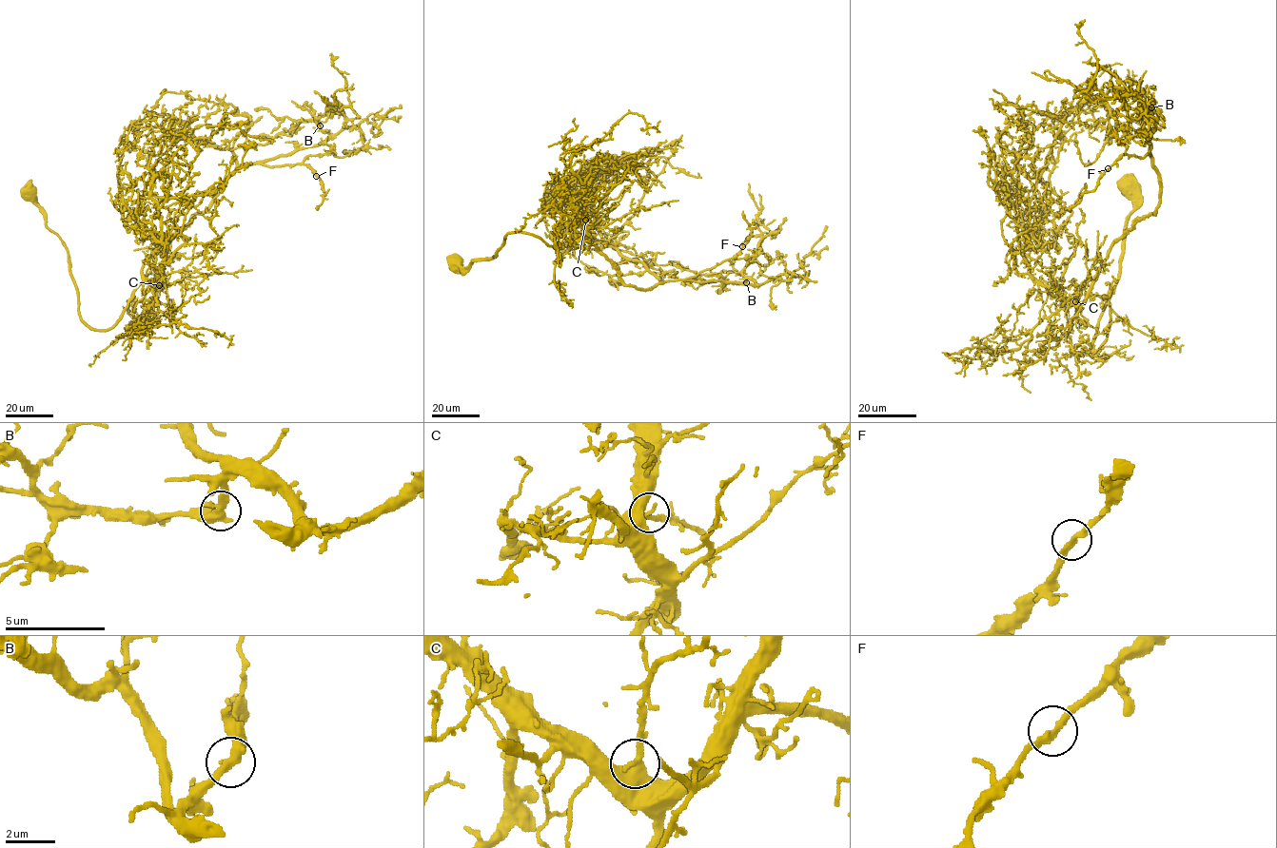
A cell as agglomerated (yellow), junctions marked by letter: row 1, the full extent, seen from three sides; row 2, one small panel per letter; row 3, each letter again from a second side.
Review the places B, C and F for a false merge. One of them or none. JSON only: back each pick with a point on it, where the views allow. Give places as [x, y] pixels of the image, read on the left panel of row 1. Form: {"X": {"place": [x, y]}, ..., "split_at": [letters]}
{"split_at": []}

